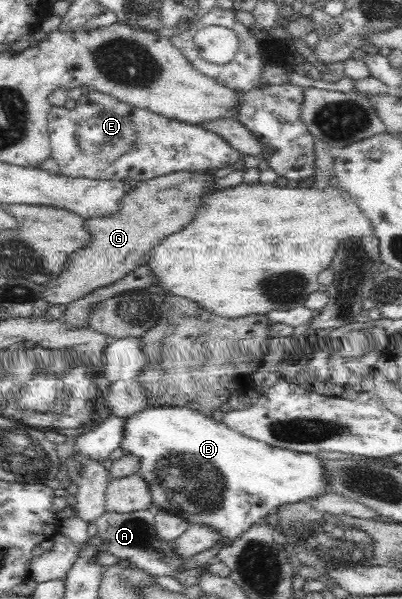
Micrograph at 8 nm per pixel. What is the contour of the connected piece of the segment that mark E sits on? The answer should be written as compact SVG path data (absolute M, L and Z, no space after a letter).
M93 89L88 90L88 93L84 91L80 100L77 101L75 109L68 111L64 107L52 107L50 114L48 115L48 130L49 139L51 142L51 157L56 161L59 167L59 173L65 175L66 177L85 177L86 179L102 179L102 180L124 180L131 182L142 182L150 178L156 178L170 173L188 171L192 173L214 173L217 169L222 169L226 165L233 165L241 159L242 156L238 150L232 148L232 145L226 143L224 139L206 129L198 124L188 124L182 121L172 120L168 117L163 117L148 111L146 109L136 108L132 105L124 104L122 101L116 100L116 98L108 95L102 94Z

